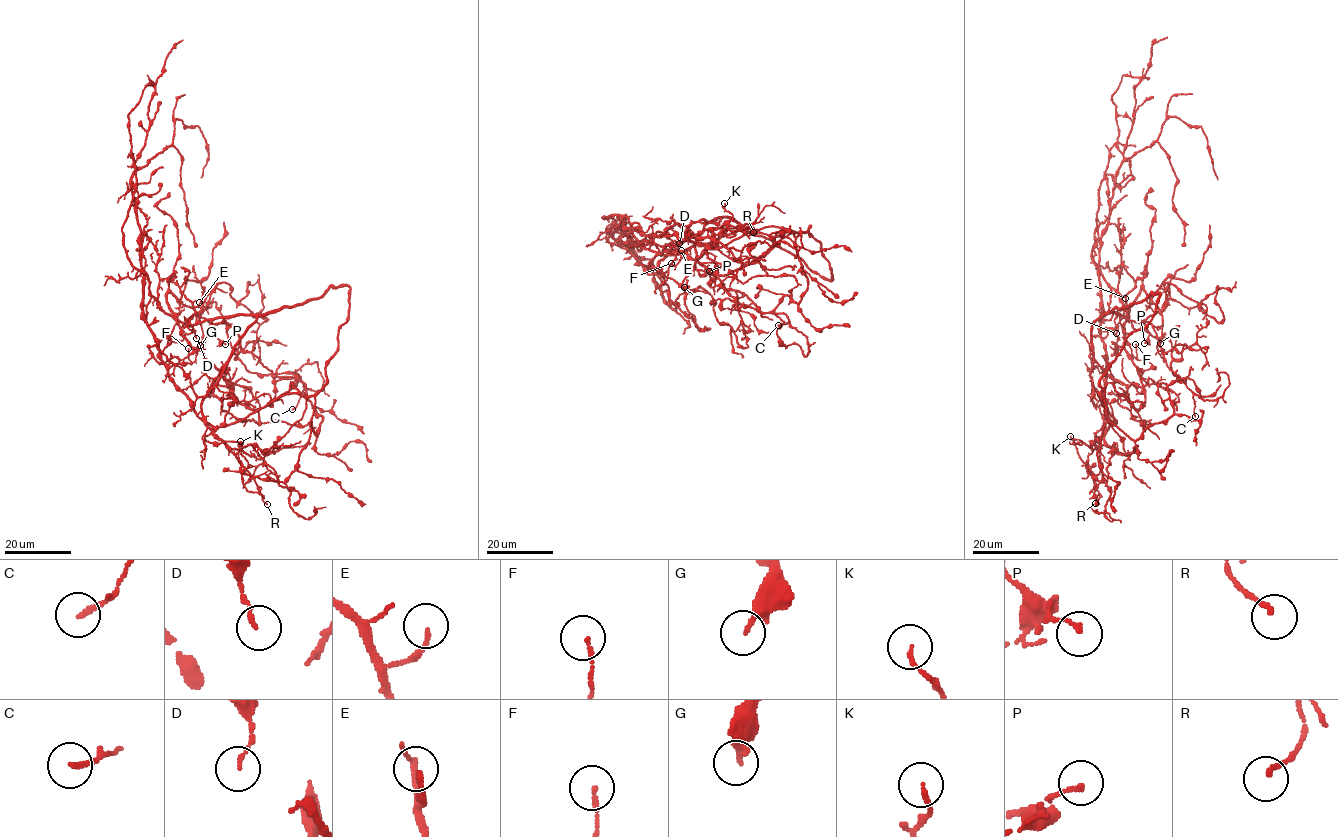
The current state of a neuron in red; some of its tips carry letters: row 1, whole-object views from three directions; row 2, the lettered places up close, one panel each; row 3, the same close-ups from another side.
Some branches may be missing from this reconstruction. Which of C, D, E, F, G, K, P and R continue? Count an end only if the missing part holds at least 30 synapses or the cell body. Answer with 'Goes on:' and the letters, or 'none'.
Goes on: none

